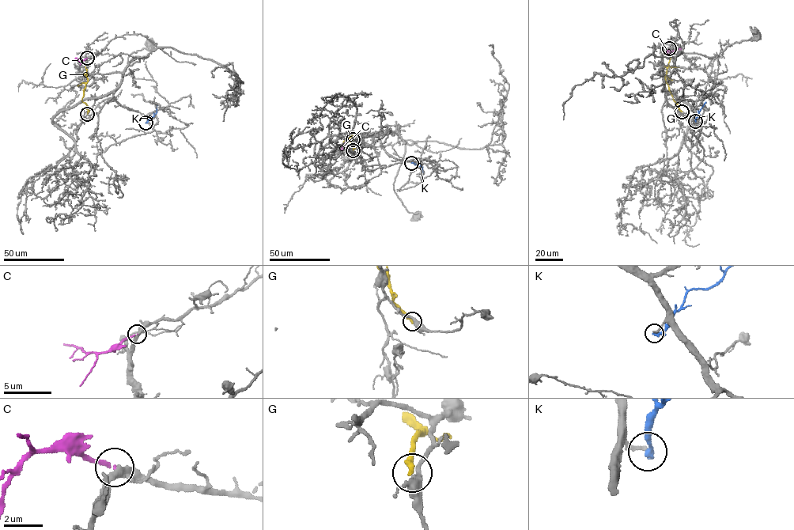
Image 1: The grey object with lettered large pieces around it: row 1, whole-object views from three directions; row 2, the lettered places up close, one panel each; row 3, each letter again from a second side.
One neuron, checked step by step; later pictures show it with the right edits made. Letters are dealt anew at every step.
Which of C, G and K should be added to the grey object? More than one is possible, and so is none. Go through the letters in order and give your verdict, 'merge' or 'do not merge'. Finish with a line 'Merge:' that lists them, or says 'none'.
C: do not merge
G: do not merge
K: do not merge
Merge: none

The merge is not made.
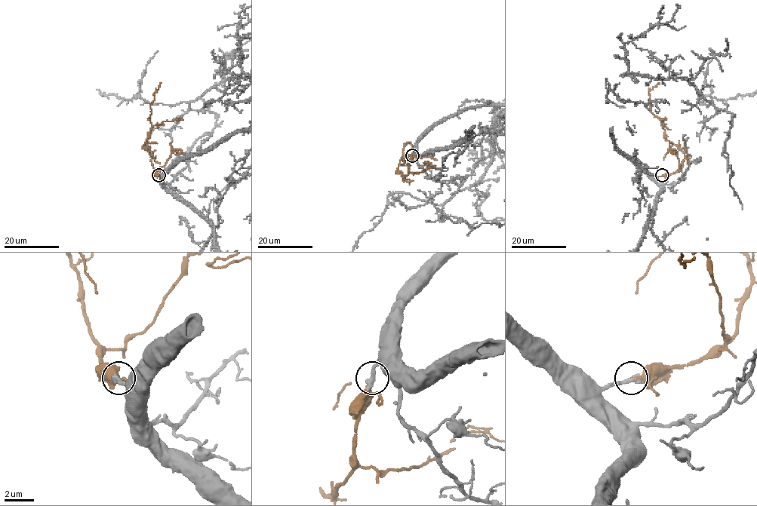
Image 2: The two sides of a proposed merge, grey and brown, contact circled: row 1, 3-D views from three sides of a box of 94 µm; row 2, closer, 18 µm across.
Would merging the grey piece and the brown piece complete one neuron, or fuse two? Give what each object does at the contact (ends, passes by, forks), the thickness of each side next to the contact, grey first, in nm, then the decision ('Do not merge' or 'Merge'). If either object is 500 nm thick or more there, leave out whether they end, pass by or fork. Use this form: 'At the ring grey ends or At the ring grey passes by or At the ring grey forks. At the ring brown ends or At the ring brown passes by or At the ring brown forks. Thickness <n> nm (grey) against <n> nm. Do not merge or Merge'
At the ring grey ends. At the ring brown passes by. Thickness 440 nm (grey) against 200 nm. Merge

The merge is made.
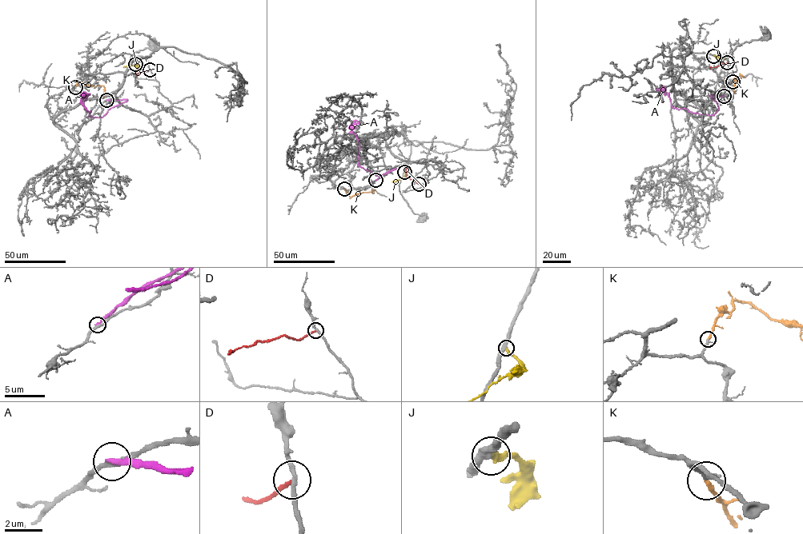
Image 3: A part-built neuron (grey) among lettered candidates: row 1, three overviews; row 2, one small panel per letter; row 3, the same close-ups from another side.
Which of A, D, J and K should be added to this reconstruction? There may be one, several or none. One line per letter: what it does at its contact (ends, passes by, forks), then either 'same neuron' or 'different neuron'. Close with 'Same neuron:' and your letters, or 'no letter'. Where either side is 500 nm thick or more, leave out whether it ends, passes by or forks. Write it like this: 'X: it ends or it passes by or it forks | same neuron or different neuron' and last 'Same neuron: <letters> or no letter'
A: it ends | different neuron
D: it ends | different neuron
J: it ends | different neuron
K: it ends | same neuron
Same neuron: K

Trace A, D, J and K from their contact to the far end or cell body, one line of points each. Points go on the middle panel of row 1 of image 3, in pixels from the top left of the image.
A: (375, 181), (396, 169), (376, 175), (357, 165), (359, 145), (355, 134), (349, 133), (356, 120)
D: (419, 184), (406, 177), (405, 167)
J: (404, 171), (404, 175), (392, 181)
K: (344, 189), (351, 197), (373, 189)

